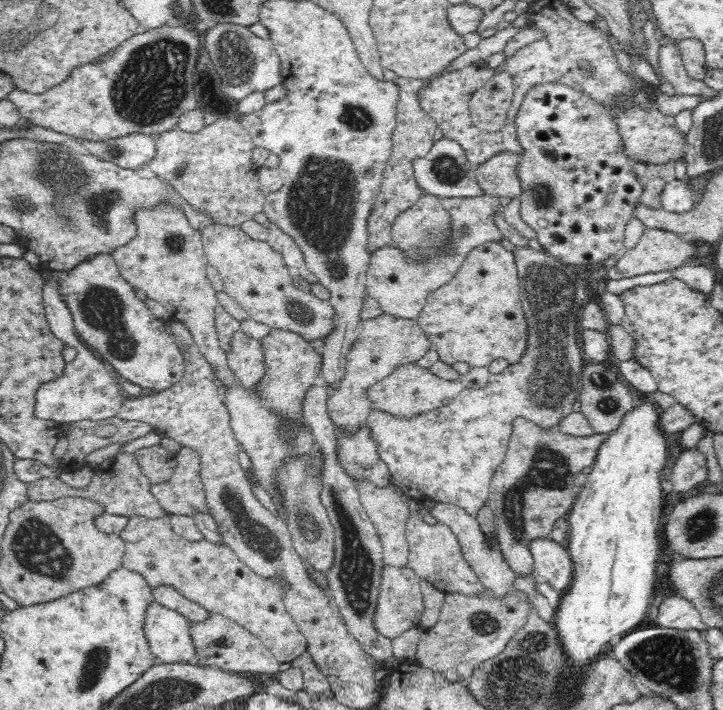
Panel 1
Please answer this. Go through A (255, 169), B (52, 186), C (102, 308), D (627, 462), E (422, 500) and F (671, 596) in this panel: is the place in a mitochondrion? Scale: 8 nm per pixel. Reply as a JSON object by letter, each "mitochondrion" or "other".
{"A":"other","B":"mitochondrion","C":"mitochondrion","D":"other","E":"other","F":"other"}

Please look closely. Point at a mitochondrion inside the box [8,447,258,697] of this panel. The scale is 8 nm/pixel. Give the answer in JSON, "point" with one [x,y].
{"point":[37,548]}

